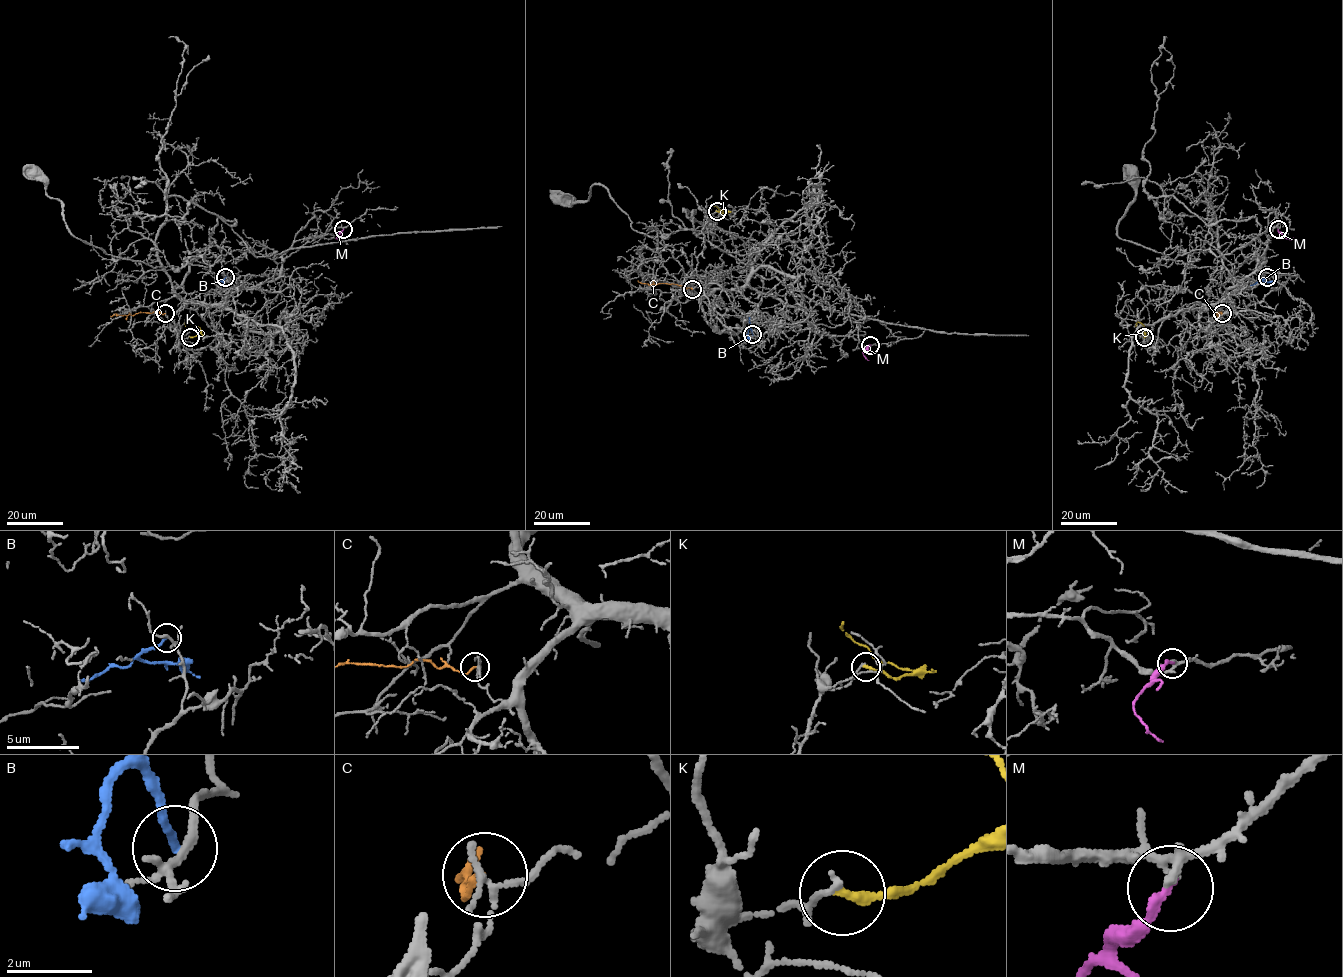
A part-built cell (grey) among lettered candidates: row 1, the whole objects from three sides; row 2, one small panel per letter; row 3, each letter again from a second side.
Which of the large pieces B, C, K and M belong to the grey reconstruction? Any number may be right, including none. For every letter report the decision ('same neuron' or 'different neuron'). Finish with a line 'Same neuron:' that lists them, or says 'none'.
B: different neuron
C: different neuron
K: different neuron
M: different neuron
Same neuron: none

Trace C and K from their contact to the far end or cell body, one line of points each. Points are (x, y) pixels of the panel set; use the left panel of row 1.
C: (165, 313), (114, 314), (110, 316)
K: (189, 337), (198, 335), (201, 329), (188, 322), (185, 326)

